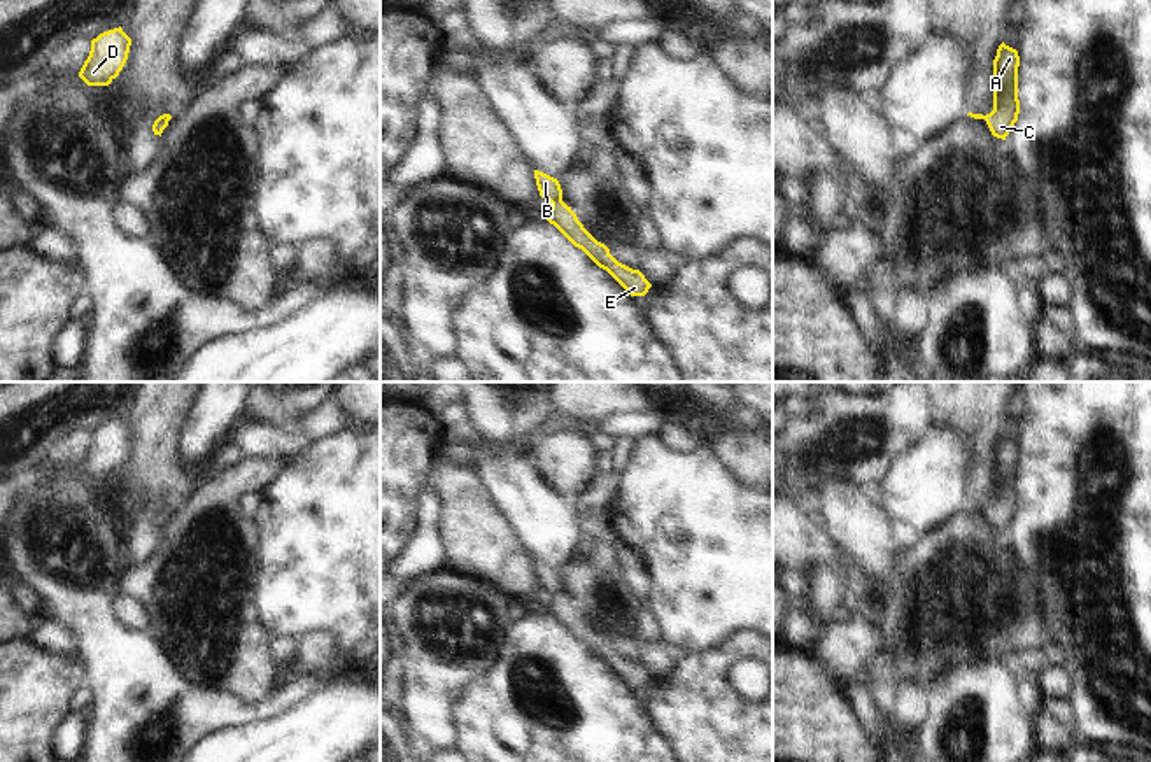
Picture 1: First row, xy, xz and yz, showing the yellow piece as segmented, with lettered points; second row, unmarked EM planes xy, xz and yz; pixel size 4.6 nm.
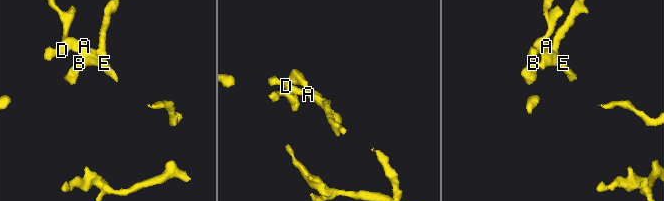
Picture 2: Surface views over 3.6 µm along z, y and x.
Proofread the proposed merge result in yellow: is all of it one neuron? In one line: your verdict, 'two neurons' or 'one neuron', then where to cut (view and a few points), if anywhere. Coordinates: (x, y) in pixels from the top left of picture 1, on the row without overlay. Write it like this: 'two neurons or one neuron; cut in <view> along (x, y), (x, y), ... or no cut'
one neuron; no cut

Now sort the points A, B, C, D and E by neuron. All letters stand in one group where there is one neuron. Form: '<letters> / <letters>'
A B C D E

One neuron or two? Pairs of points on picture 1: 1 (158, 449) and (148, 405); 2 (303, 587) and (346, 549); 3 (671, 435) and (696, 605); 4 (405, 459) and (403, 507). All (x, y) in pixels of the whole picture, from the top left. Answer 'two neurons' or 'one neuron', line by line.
1: one neuron
2: one neuron
3: two neurons
4: one neuron

